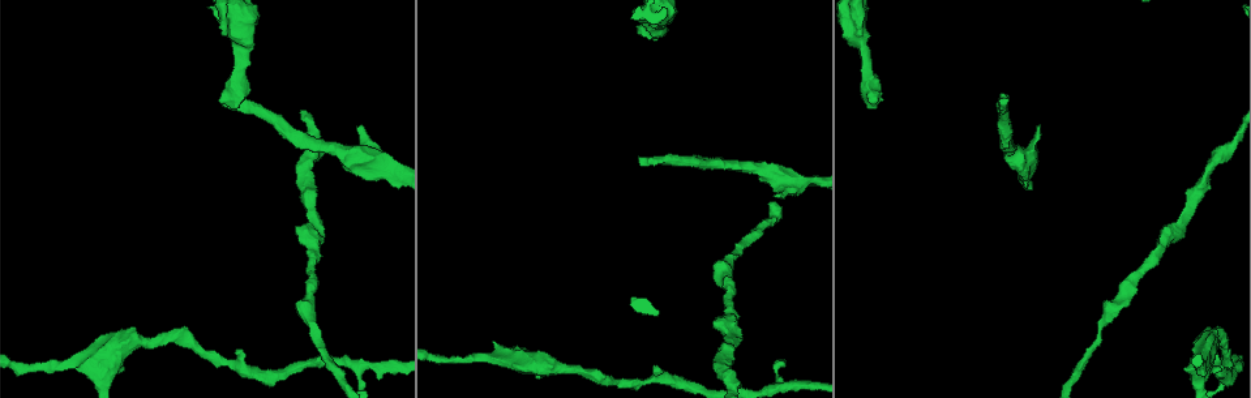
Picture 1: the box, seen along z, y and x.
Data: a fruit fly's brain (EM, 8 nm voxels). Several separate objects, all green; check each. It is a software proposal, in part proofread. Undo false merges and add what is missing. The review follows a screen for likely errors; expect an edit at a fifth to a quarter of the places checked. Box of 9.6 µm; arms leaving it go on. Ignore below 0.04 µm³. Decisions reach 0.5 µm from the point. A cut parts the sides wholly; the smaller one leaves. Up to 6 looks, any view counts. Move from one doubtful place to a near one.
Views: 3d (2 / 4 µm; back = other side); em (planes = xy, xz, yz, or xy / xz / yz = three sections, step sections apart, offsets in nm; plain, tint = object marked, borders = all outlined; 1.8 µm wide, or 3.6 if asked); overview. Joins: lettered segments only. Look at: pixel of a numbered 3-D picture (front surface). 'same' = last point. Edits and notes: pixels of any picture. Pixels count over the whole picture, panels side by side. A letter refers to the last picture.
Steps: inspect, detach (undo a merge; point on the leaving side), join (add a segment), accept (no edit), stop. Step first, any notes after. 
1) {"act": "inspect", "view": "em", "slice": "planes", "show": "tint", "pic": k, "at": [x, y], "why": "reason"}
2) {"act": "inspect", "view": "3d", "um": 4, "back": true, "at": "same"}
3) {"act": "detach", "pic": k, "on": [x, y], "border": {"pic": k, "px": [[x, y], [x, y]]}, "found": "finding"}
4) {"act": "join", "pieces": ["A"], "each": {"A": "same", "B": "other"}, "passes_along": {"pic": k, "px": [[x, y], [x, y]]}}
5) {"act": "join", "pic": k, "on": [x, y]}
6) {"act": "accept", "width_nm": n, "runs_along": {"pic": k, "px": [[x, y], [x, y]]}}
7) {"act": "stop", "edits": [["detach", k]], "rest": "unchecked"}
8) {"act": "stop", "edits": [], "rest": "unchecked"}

{"act": "inspect", "view": "3d", "um": 4, "back": true, "pic": 1, "at": [780, 196]}

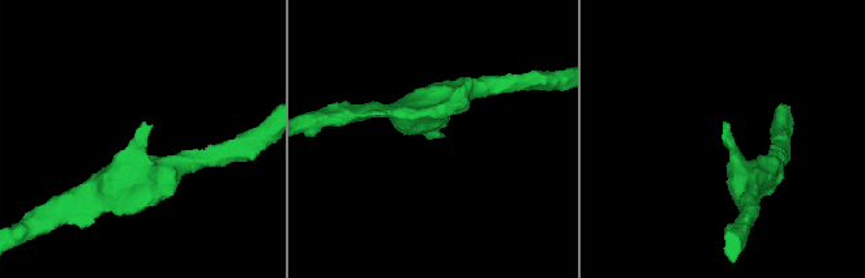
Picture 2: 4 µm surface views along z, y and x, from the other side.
{"act": "inspect", "view": "em", "um": 3.6, "slice": "yz", "step": 4, "show": "tint", "pic": 2, "at": [723, 123]}

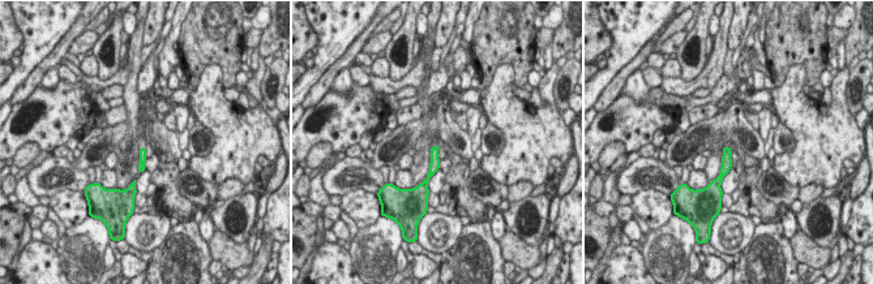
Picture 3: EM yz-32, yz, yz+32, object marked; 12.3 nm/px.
{"act": "inspect", "view": "em", "um": 3.6, "slice": "planes", "show": "borders", "at": "same", "why": "another direction"}

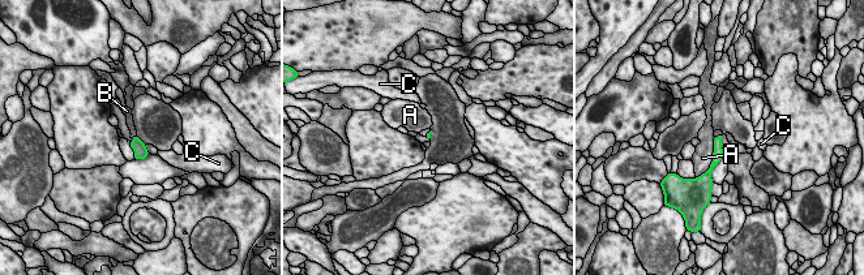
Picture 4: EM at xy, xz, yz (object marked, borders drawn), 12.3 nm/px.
{"act": "join", "pic": 4, "on": [129, 117], "each": {"A": "other", "B": "same", "C": "other"}, "passes_along": {"pic": 4, "px": [[140, 150], [133, 137], [129, 117]]}, "found": "it goes on there"}

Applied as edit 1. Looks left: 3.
{"act": "inspect", "view": "overview", "why": "redraw"}

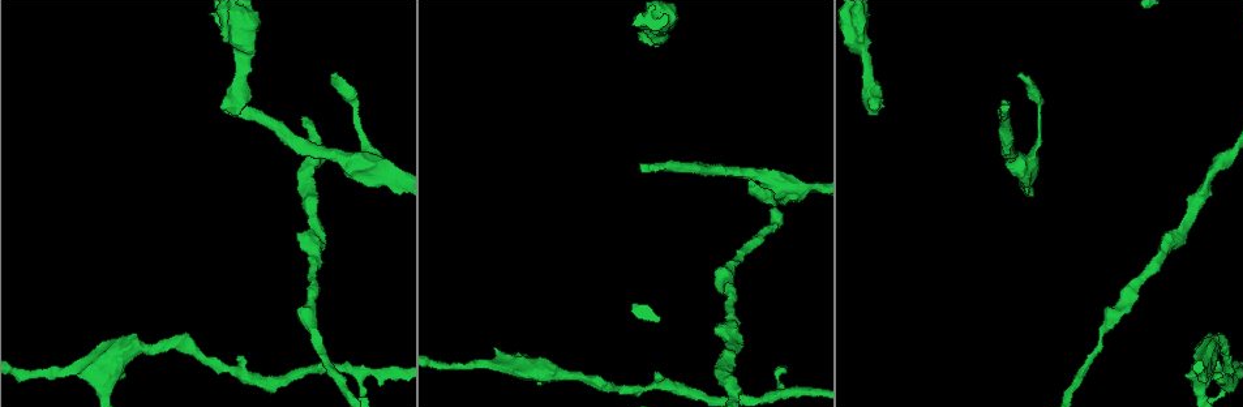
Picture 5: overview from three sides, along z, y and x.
{"act": "inspect", "view": "em", "um": 3.6, "slice": "yz", "step": 16, "show": "tint", "pic": 5, "at": [1003, 109]}

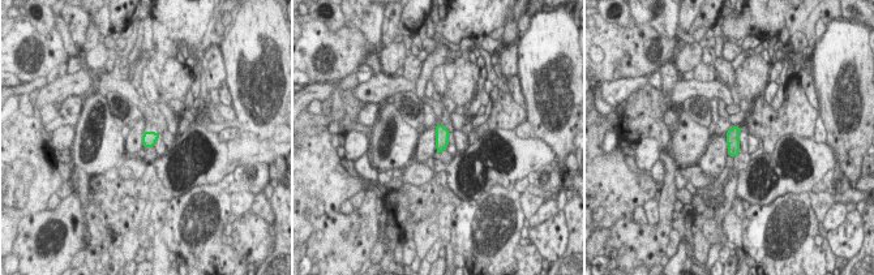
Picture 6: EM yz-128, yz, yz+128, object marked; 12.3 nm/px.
{"act": "inspect", "view": "em", "um": 3.6, "slice": "yz", "step": 16, "show": "borders", "at": "same"}

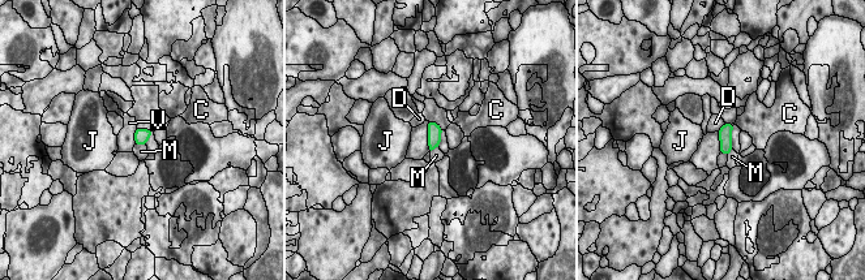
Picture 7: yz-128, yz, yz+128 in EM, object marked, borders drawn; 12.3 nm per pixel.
{"act": "accept", "each": {"C": "other", "D": "other", "J": "other", "M": "other", "V": "other"}, "border": {"pic": 7, "px": [[427, 121], [427, 145], [429, 151]]}, "found": "none of them fits"}

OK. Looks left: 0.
{"act": "stop", "edits": [["join", 4]], "rest": "unchecked"}

